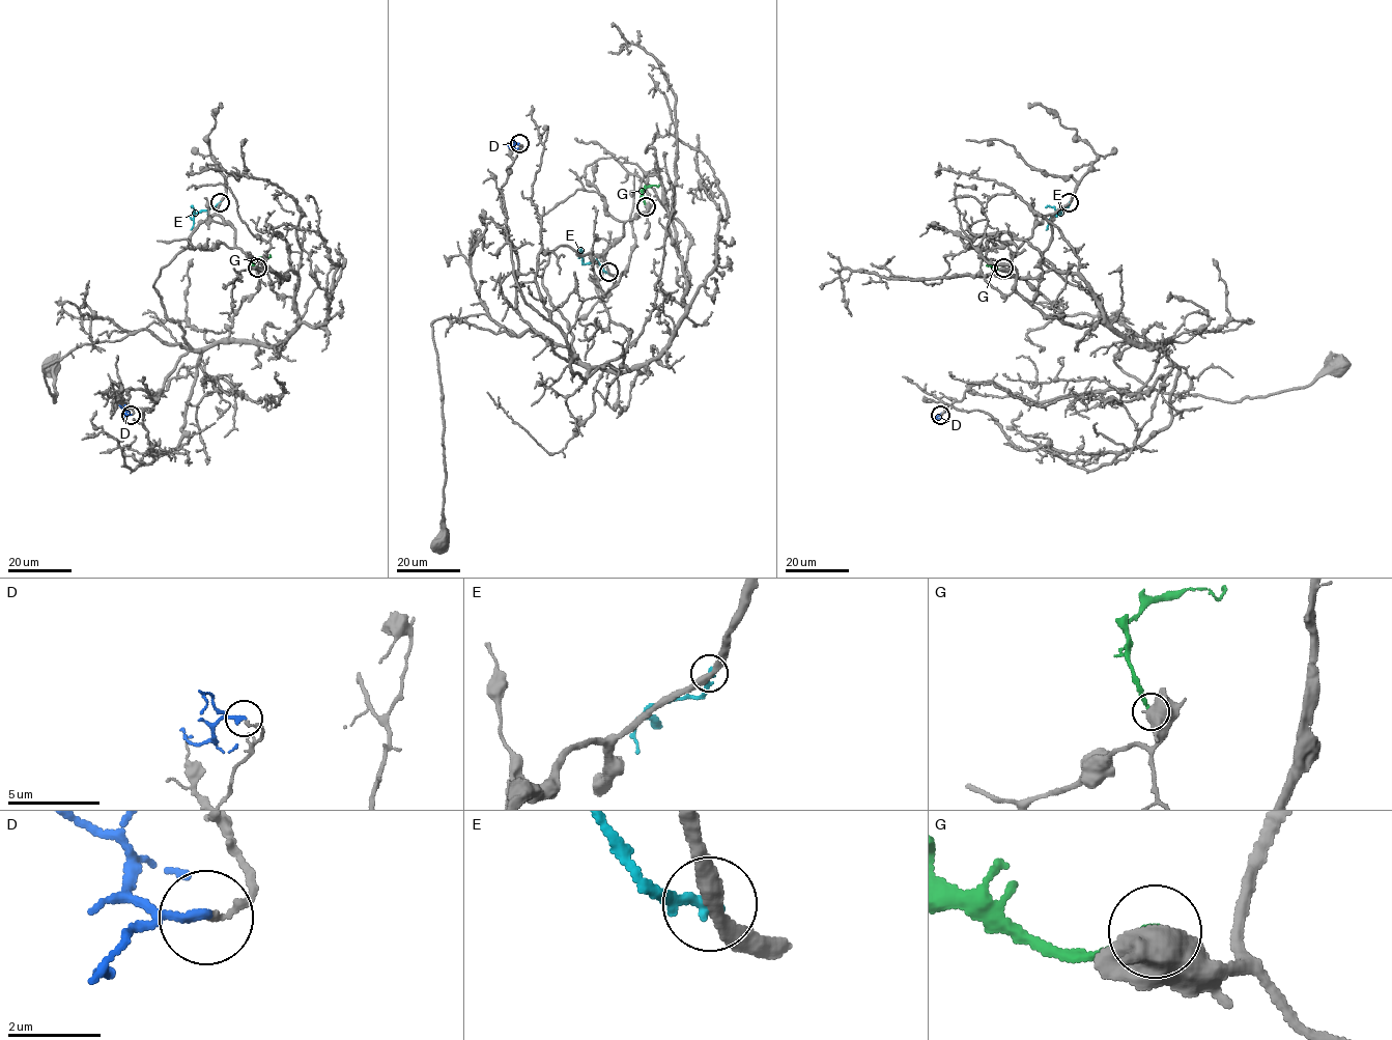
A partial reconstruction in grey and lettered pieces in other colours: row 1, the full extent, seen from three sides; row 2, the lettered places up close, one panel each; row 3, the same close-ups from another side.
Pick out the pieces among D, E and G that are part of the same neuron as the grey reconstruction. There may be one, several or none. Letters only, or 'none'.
none

